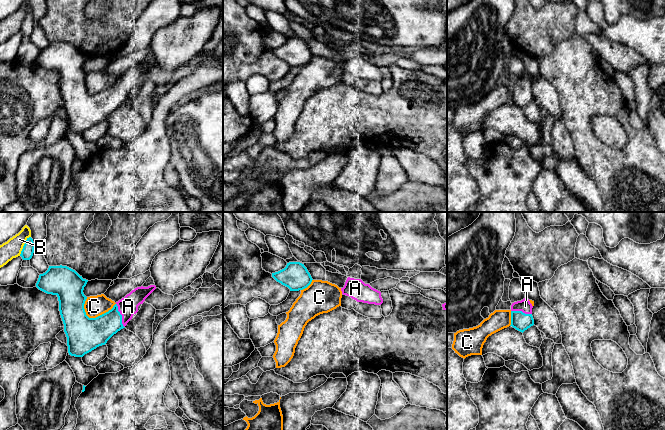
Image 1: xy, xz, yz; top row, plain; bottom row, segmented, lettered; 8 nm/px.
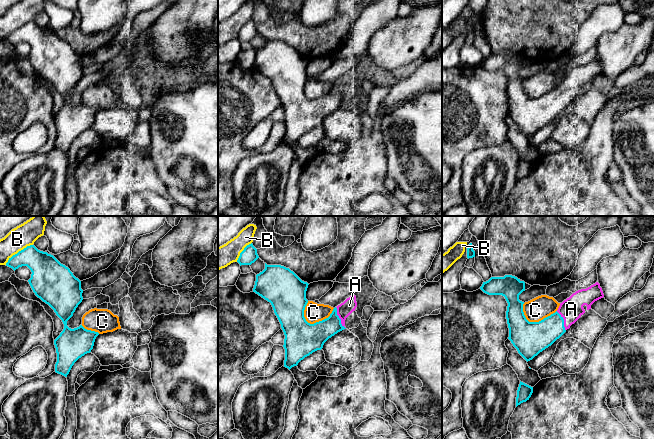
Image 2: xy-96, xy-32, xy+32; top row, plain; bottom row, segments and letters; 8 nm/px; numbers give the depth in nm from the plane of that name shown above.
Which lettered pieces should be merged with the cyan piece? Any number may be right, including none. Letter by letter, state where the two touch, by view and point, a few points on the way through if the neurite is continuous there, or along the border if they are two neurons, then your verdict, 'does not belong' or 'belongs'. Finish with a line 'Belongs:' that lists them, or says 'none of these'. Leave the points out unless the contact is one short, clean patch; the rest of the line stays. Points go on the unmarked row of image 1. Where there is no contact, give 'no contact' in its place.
A: xy (121, 91) | across xy (95, 108), (121, 91), (128, 82) | belongs
B: xy (23, 22) | along xy (30, 12), (19, 31) | does not belong
C: xy (98, 92) | along xy (115, 79), (110, 85), (95, 93), (89, 93), (83, 84) | does not belong
Belongs: A

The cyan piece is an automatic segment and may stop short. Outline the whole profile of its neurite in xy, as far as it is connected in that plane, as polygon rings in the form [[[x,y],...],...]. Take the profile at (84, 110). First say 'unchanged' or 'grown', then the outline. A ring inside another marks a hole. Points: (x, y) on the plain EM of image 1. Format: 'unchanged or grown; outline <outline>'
grown; outline [[[60,41],[49,42],[36,59],[39,66],[58,73],[68,129],[75,133],[83,133],[105,121],[114,110],[125,104],[138,88],[138,82],[156,65],[155,61],[137,63],[108,88],[89,94],[84,85],[87,73],[83,69],[87,58],[75,46]]]

